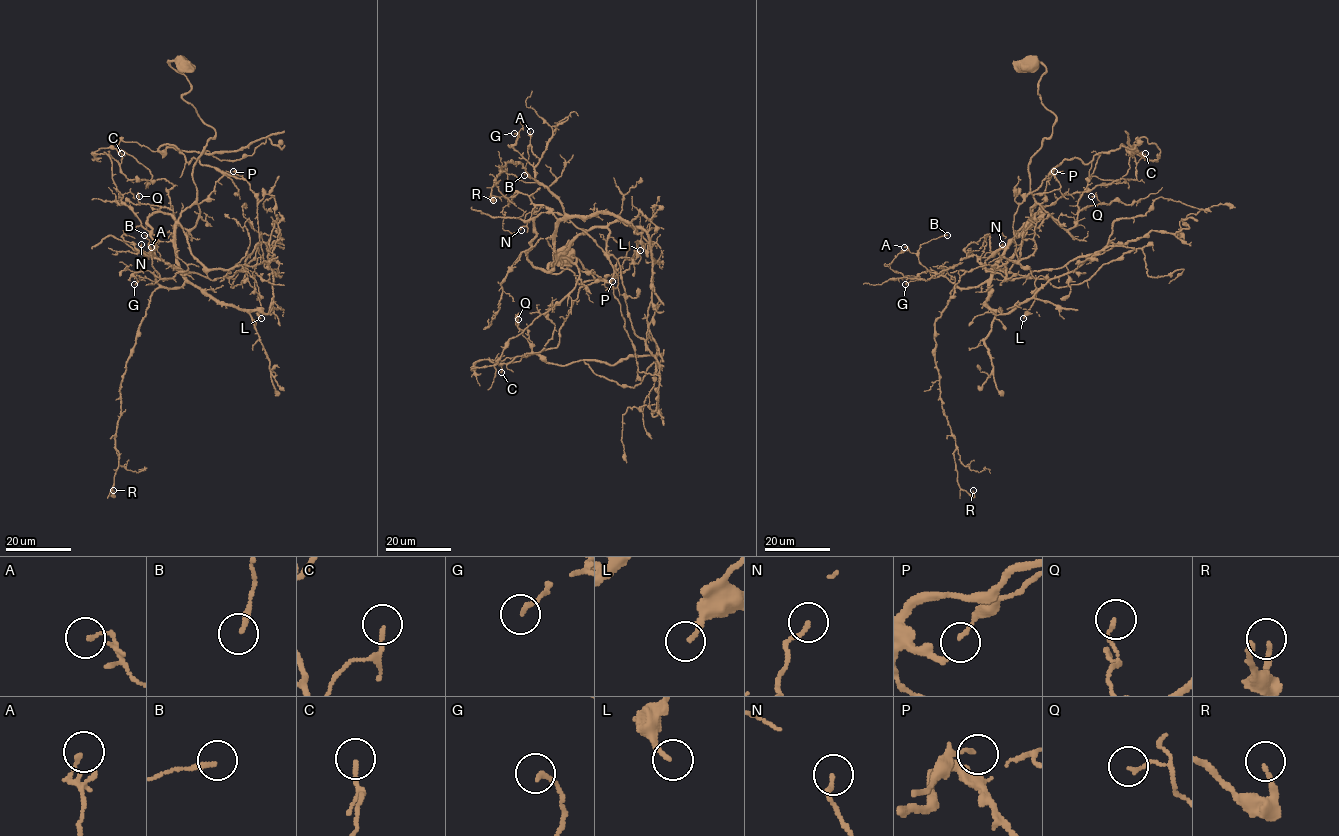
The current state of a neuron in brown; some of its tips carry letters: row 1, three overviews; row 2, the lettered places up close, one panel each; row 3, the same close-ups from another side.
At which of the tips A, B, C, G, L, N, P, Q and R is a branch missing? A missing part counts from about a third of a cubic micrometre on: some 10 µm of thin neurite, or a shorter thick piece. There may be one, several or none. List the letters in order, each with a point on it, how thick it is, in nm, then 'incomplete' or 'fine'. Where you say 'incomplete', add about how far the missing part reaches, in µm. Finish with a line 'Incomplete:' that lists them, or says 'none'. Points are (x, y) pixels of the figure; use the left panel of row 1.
A: at (151, 247); 120 nm thick; fine
B: at (144, 235); 170 nm thick; fine
C: at (121, 153); 140 nm thick; fine
G: at (134, 284); 160 nm thick; fine
L: at (261, 318); 160 nm thick; fine
N: at (141, 244); 140 nm thick; fine
P: at (233, 171); 130 nm thick; fine
Q: at (139, 196); 130 nm thick; fine
R: at (113, 490); 150 nm thick; fine
Incomplete: none

